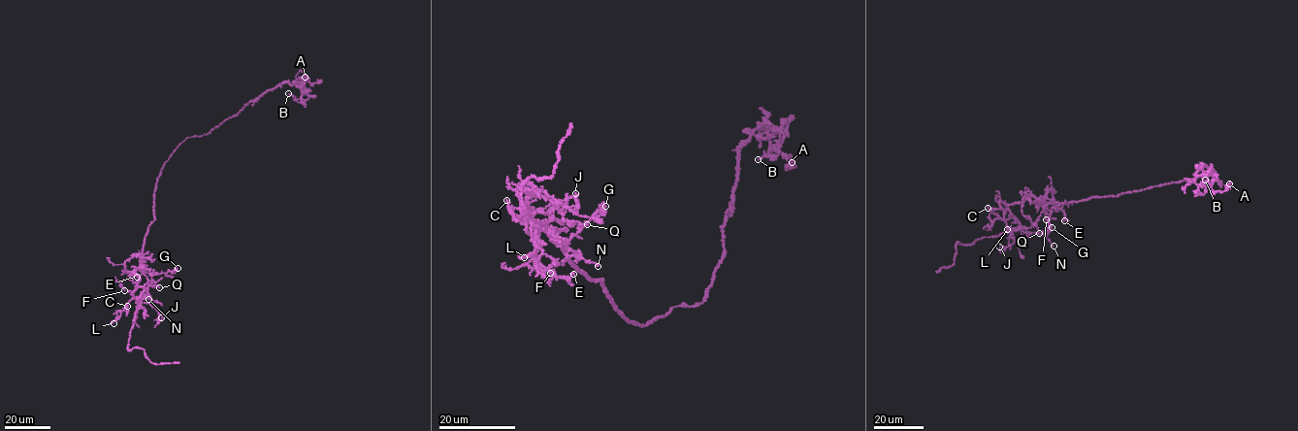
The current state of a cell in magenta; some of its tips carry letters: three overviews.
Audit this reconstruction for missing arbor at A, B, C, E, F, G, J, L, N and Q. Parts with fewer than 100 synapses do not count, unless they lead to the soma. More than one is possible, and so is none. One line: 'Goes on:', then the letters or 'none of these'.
Goes on: none of these

